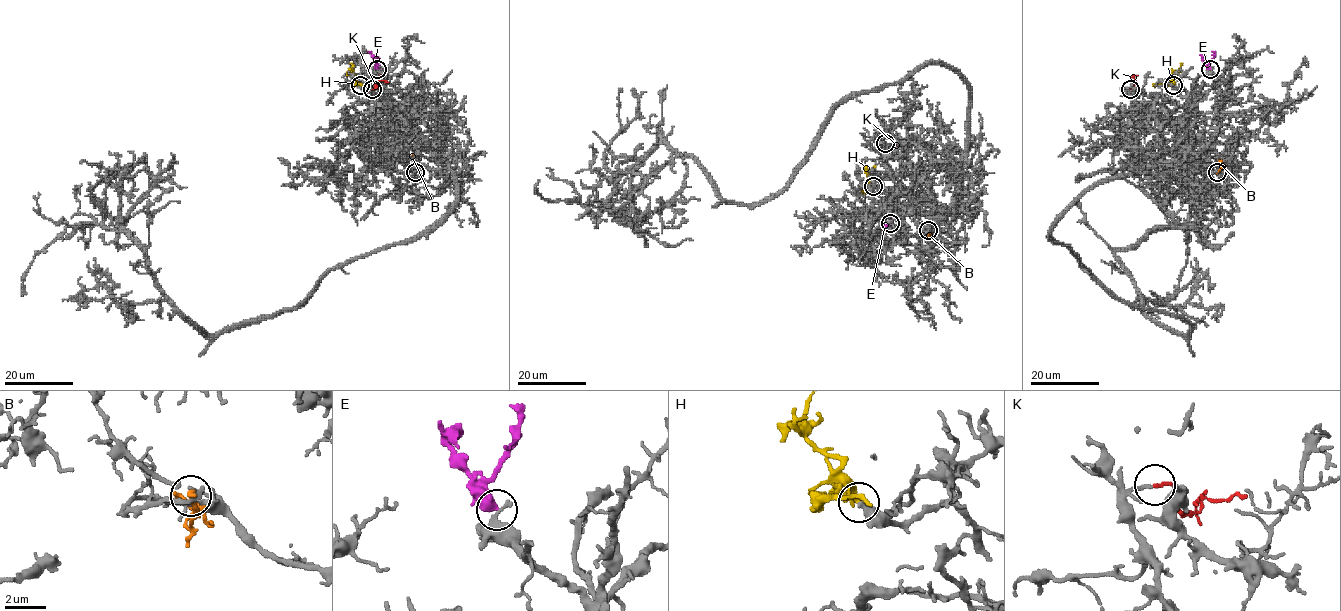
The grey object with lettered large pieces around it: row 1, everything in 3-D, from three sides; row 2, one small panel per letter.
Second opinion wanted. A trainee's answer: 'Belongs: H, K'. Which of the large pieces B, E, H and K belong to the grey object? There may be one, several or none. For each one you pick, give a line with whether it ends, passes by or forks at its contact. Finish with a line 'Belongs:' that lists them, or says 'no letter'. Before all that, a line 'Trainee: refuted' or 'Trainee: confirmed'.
Trainee: confirmed
H: It ends there
K: It ends there
Belongs: H, K

